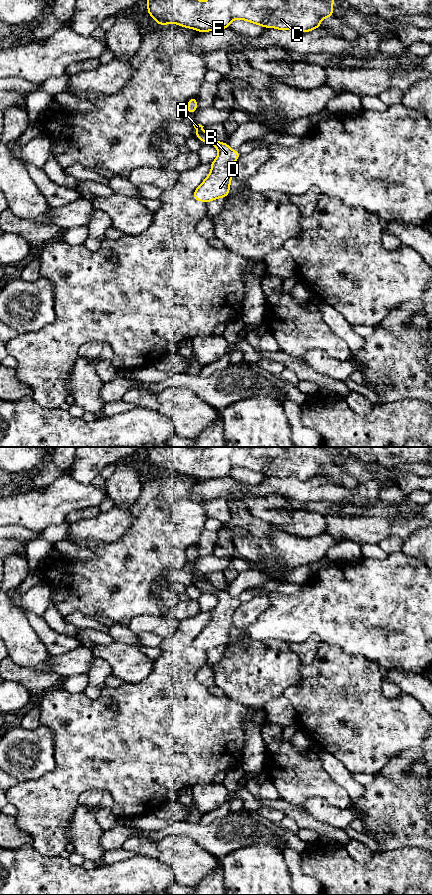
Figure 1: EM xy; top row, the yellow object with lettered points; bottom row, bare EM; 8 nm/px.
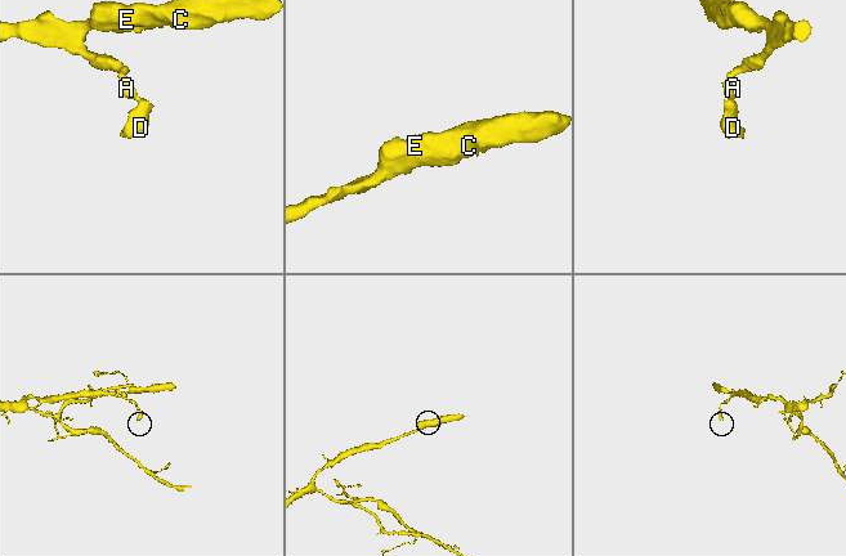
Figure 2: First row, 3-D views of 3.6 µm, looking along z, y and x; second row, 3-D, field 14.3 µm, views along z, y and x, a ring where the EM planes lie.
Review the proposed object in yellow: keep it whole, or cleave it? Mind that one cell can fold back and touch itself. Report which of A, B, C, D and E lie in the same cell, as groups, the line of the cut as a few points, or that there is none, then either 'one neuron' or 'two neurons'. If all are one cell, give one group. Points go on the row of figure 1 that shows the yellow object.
A B C D E; no cut; one neuron

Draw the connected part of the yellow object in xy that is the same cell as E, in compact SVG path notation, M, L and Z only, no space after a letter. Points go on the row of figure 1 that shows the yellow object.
M147 0L147 13L157 25L176 23L200 33L223 30L234 19L241 19L264 28L294 29L302 33L321 26L321 20L334 16L334 0Z

